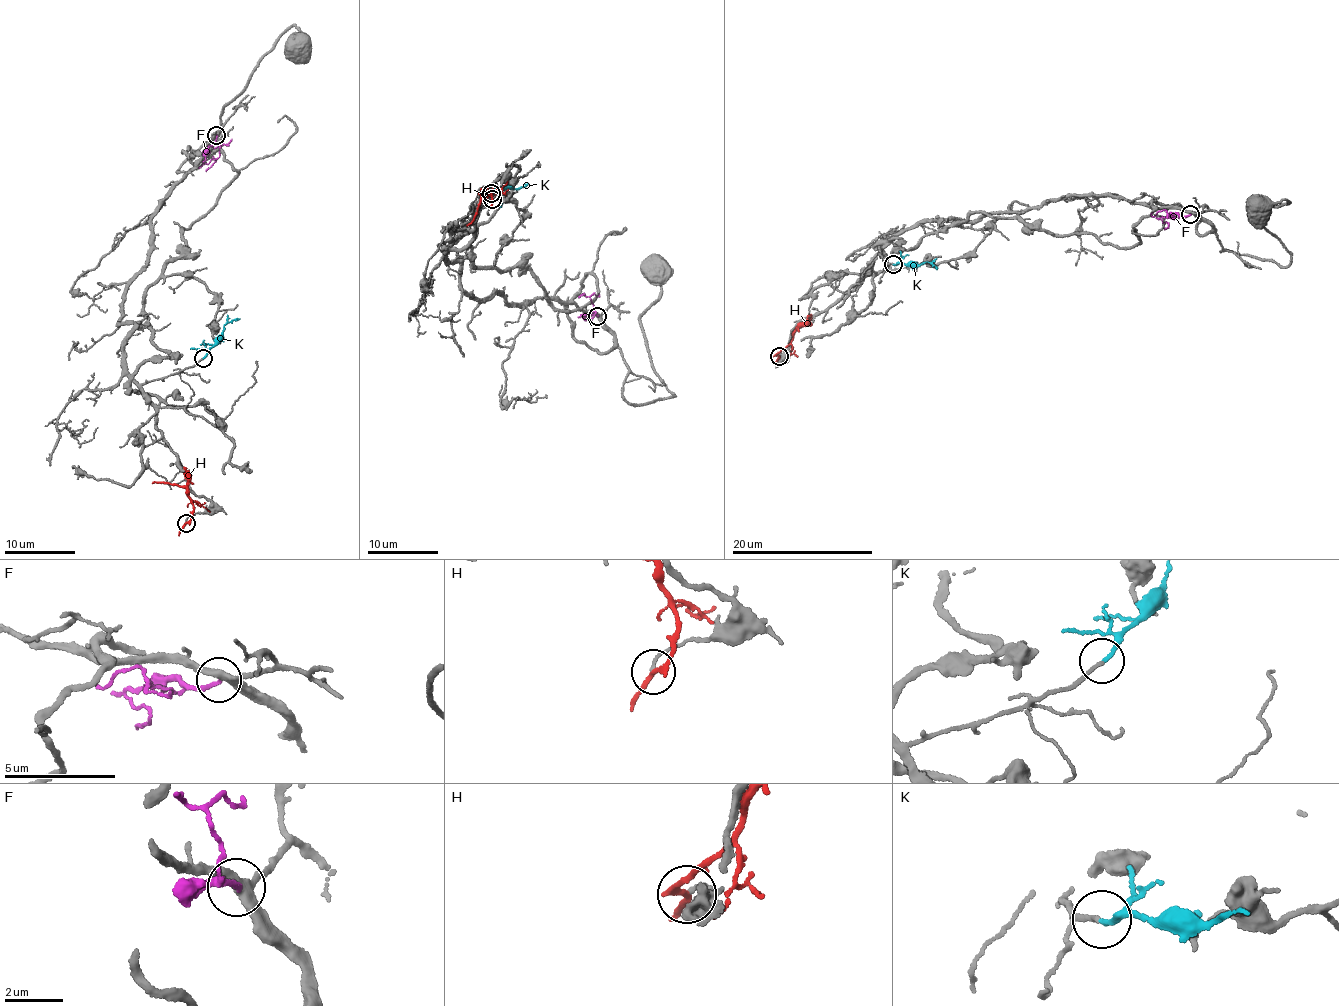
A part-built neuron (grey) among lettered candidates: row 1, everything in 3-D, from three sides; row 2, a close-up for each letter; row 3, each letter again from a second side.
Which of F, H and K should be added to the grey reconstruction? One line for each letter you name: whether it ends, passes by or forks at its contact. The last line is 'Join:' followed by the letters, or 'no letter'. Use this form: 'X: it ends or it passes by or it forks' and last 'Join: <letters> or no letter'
K: it ends
Join: K

